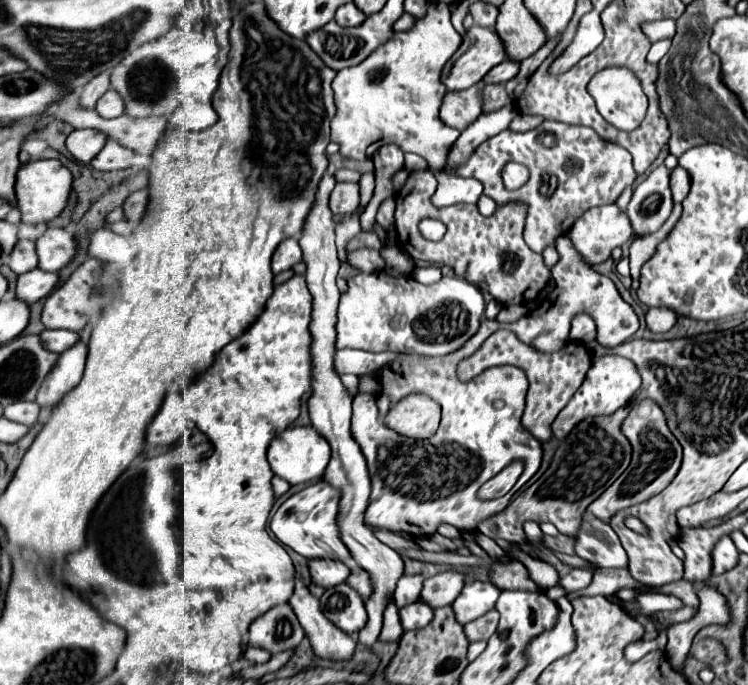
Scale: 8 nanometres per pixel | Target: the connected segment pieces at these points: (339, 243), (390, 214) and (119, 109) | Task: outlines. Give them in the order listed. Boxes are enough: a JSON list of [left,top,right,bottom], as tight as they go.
[[336,216,361,262],[376,197,394,229],[96,89,124,119]]

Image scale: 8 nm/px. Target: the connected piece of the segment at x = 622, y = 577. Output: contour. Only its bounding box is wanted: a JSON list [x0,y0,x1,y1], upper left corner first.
[568,567,648,599]

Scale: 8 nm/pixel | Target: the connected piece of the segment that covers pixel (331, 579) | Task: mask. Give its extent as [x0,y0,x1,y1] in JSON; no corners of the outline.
[308,559,350,587]

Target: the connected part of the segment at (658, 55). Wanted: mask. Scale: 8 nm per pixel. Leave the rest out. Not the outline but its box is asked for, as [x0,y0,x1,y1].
[646,39,670,63]

